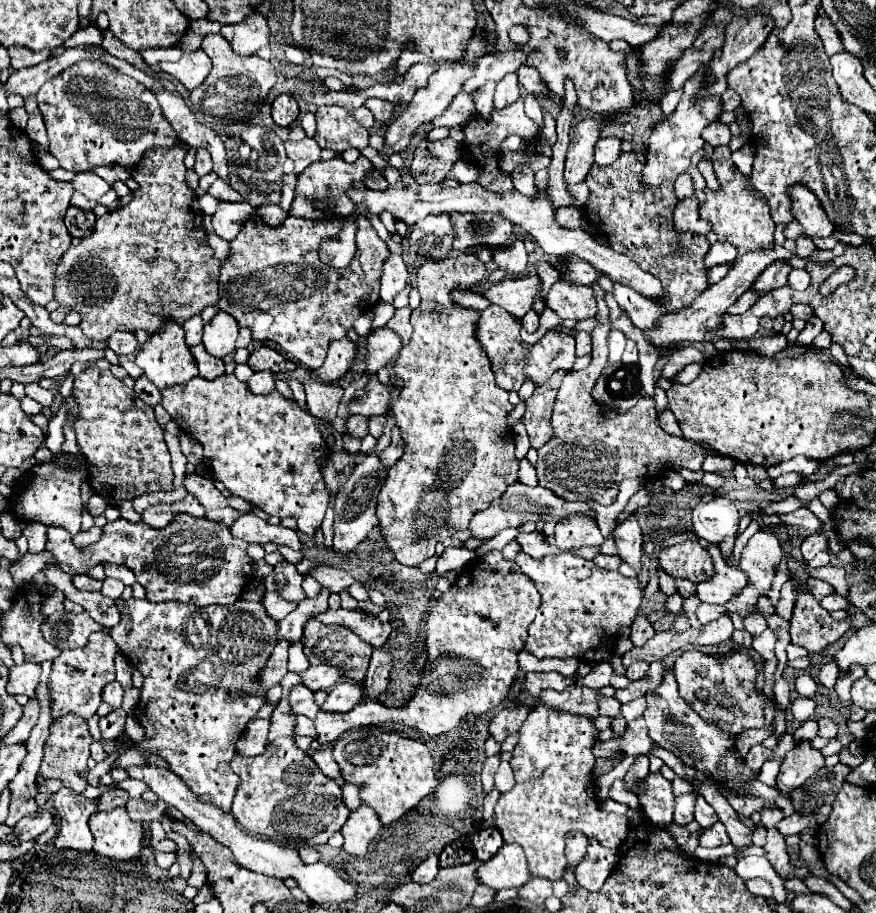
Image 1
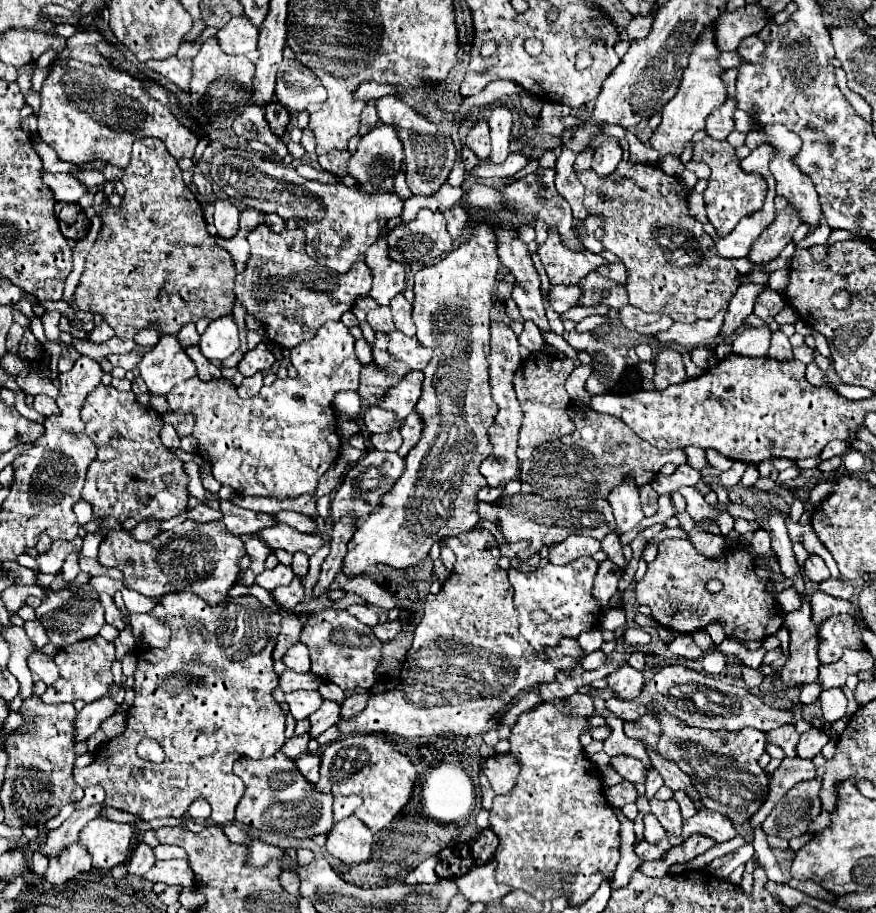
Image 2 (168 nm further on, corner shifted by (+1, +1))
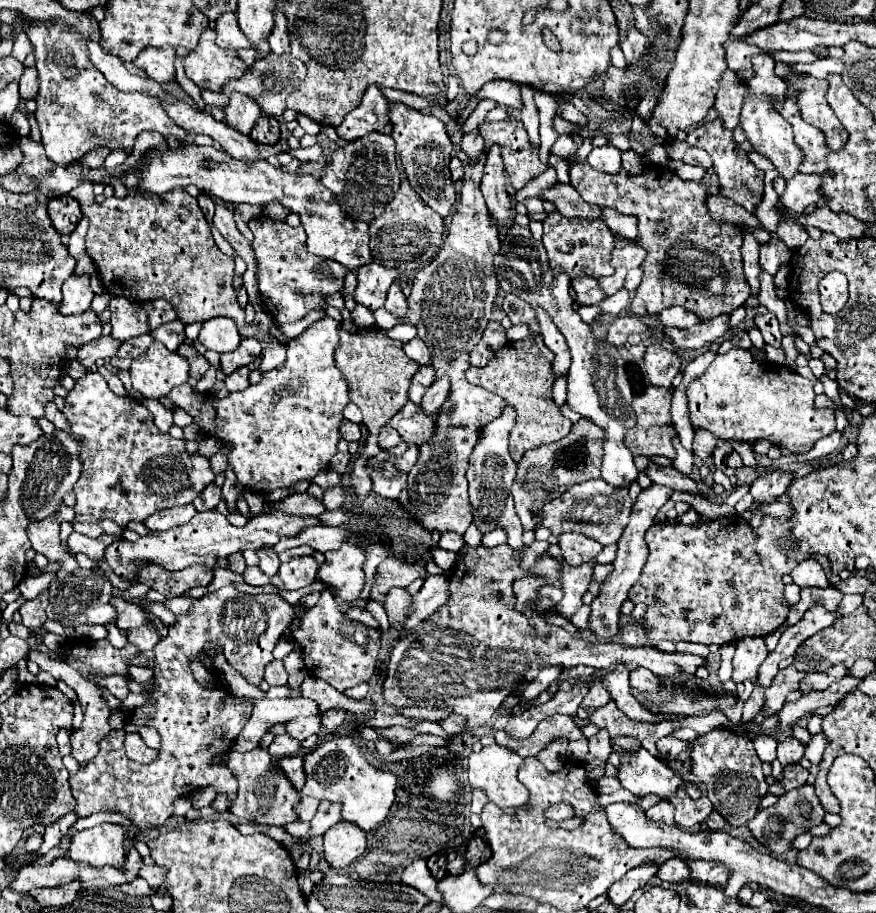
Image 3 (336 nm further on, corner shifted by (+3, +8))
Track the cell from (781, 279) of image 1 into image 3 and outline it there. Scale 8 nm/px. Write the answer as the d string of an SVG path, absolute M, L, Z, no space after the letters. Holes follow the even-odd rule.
M729 314L717 316L715 320L697 322L695 326L681 330L681 328L665 328L665 334L673 338L673 342L683 350L699 350L709 342L721 340L725 334L731 332Z

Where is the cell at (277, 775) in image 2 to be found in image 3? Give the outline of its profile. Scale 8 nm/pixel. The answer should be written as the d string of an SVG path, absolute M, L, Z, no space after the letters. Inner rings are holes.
M255 748L251 752L231 752L229 770L239 780L239 792L235 802L231 804L231 812L245 822L251 824L269 824L269 826L285 826L299 820L295 808L301 802L299 790L289 782L287 774L277 764L277 758L269 754L267 748Z

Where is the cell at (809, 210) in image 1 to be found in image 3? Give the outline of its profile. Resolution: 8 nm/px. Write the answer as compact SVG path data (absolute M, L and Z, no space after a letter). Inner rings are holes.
M759 54L753 58L755 76L747 82L749 90L745 94L745 102L743 102L743 110L741 110L741 128L745 130L745 136L753 144L755 152L763 154L779 170L779 174L785 180L789 180L791 176L799 174L799 166L803 162L803 150L799 148L799 144L795 144L791 124L777 110L773 110L771 96L783 98L785 88L787 88L783 78L775 76L773 66L775 66L775 60L769 54Z

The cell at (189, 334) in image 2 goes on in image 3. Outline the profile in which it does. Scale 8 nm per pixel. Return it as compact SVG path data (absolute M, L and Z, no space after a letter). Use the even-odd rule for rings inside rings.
M173 320L173 322L167 322L167 324L159 326L157 330L151 332L151 336L155 340L159 340L161 344L165 344L169 350L177 350L177 346L183 344L185 338L187 338L185 336L185 326L179 320Z

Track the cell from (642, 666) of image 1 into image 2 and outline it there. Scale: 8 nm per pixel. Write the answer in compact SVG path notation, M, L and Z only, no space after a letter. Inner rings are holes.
M629 665L619 667L617 671L609 673L605 677L605 681L613 689L615 697L623 699L623 701L637 697L639 691L643 689L643 673L633 669L633 667L629 667Z

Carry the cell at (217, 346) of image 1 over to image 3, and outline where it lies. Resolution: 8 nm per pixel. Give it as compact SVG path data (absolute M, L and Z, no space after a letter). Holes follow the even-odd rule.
M211 318L203 322L203 328L199 332L199 342L207 350L215 350L223 354L235 350L241 342L241 336L237 324L231 318Z

